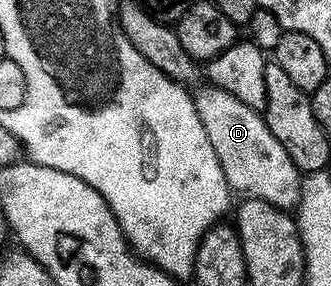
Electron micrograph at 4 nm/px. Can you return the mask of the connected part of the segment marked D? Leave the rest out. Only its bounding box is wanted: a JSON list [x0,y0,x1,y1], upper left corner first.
[195,87,301,210]

